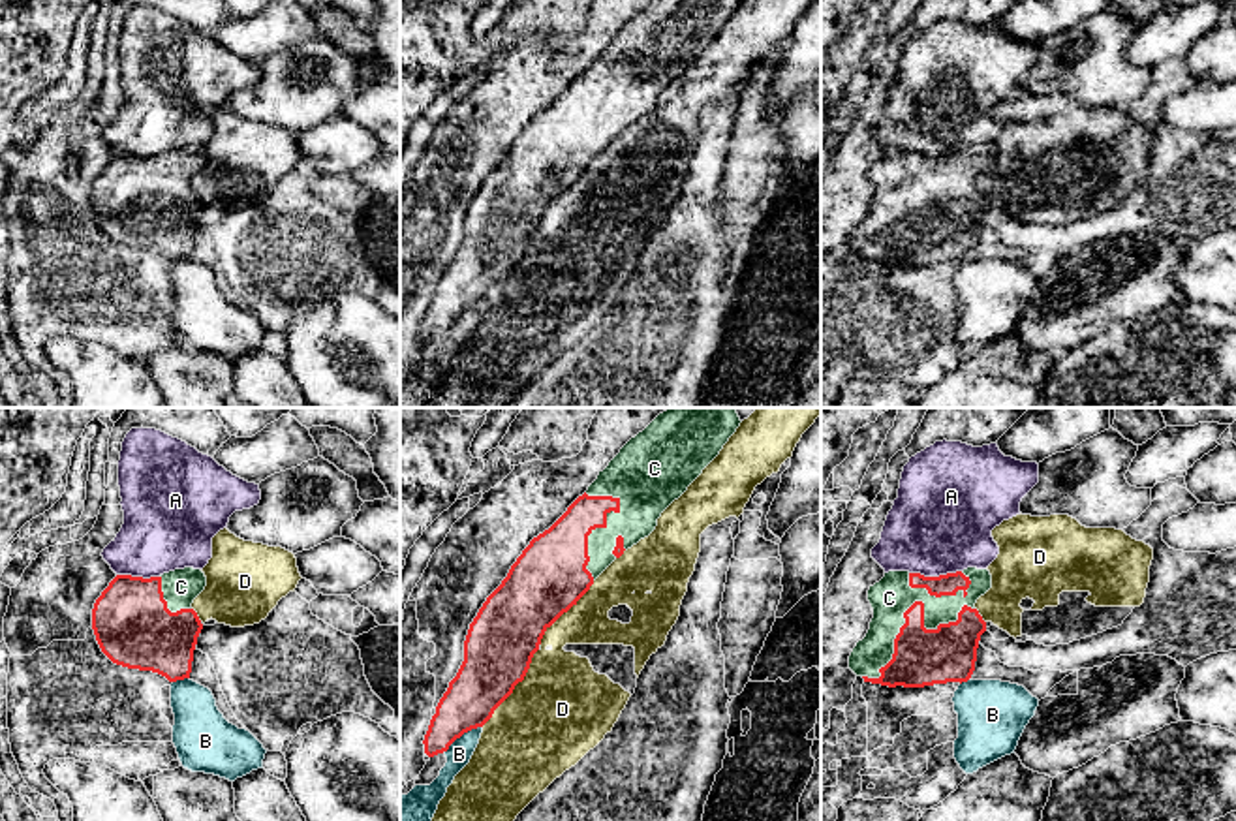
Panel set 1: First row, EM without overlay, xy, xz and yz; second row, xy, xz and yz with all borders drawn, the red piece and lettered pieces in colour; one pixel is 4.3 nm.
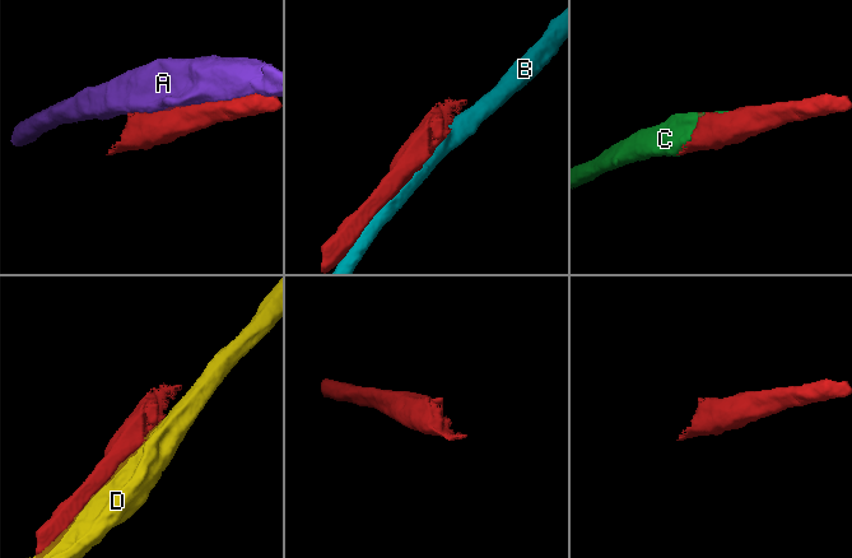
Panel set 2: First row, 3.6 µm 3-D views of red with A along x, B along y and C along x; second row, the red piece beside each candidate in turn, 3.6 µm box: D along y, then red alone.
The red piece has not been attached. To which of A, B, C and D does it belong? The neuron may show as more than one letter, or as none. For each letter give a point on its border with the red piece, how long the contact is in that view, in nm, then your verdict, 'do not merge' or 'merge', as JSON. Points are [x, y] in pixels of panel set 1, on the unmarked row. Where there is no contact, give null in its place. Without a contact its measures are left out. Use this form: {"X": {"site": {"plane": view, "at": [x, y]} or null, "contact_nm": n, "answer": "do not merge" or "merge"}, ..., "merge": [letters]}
{"A": {"site": {"plane": "yz", "at": [934, 156]}, "contact_nm": 220, "answer": "do not merge"}, "B": {"site": {"plane": "xz", "at": [461, 314]}, "contact_nm": 200, "answer": "do not merge"}, "C": {"site": {"plane": "yz", "at": [911, 185]}, "contact_nm": 550, "answer": "merge"}, "D": {"site": {"plane": "xz", "at": [513, 267]}, "contact_nm": 420, "answer": "do not merge"}, "merge": ["C"]}

